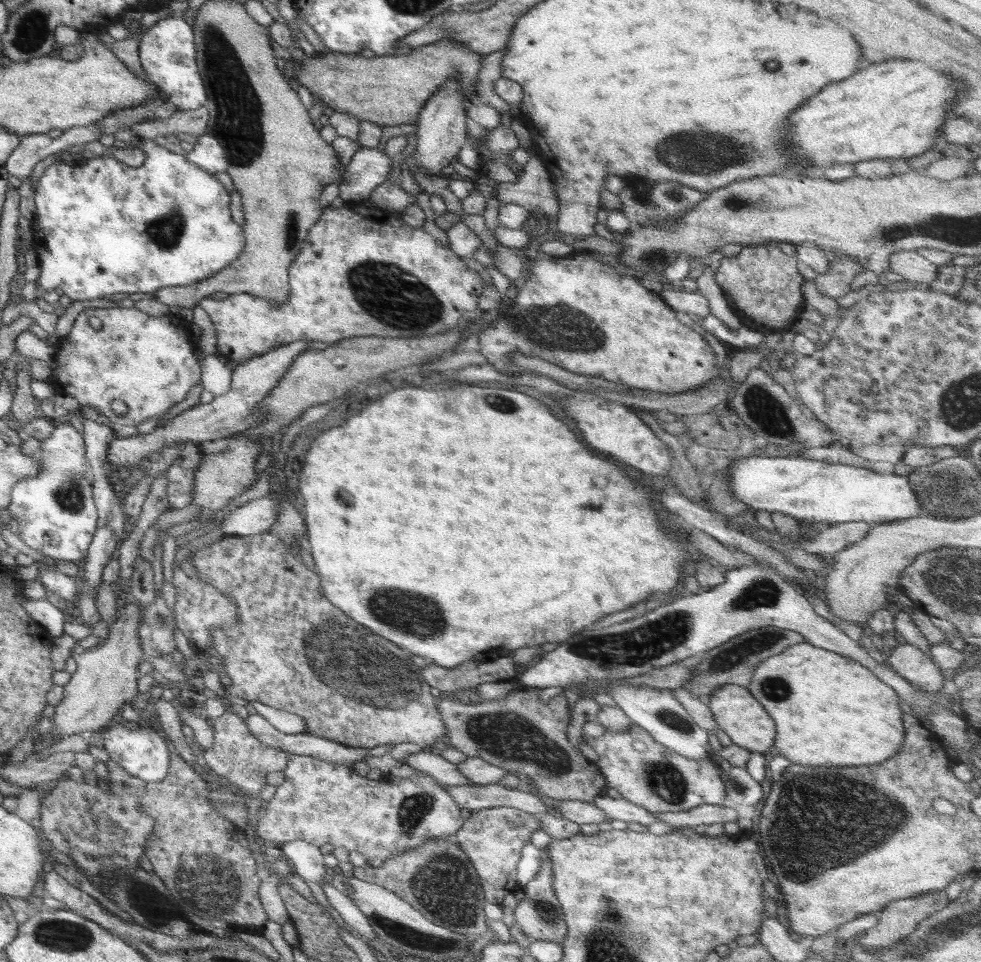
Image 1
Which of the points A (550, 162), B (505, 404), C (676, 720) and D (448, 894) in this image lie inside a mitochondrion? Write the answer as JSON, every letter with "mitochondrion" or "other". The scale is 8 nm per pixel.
{"A":"other","B":"mitochondrion","C":"mitochondrion","D":"mitochondrion"}

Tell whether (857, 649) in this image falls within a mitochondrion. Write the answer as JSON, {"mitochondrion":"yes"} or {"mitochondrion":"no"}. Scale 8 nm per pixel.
{"mitochondrion":"no"}

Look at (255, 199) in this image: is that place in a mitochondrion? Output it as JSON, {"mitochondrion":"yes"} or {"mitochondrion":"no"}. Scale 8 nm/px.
{"mitochondrion":"no"}

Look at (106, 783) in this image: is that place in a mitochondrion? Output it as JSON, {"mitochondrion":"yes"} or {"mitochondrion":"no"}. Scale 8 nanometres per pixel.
{"mitochondrion":"no"}

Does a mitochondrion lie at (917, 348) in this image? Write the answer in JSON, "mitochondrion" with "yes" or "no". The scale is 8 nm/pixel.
{"mitochondrion":"no"}

